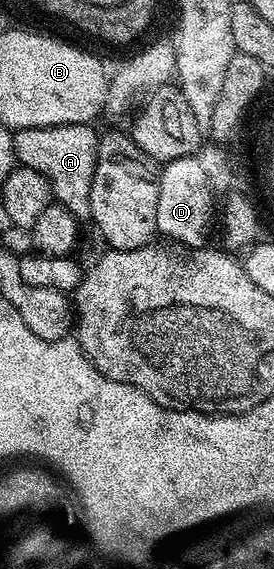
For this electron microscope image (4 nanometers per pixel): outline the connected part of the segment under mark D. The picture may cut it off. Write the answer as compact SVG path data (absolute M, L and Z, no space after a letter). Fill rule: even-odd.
M195 155L169 160L163 165L164 173L158 176L158 218L156 231L165 241L183 244L185 248L203 248L209 243L208 227L212 224L212 180L208 168Z

